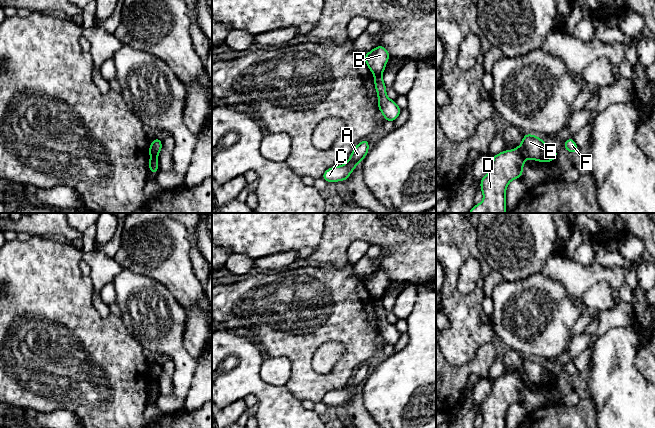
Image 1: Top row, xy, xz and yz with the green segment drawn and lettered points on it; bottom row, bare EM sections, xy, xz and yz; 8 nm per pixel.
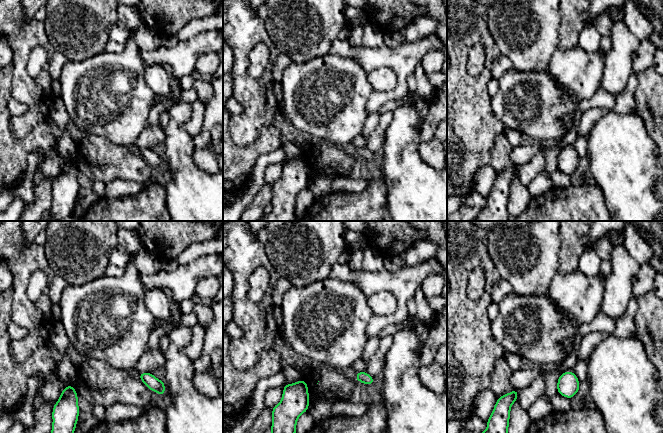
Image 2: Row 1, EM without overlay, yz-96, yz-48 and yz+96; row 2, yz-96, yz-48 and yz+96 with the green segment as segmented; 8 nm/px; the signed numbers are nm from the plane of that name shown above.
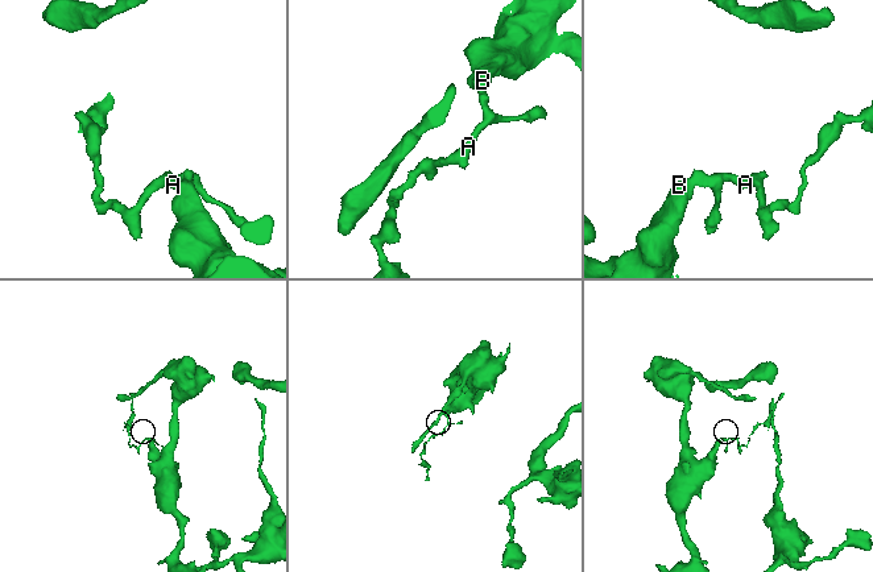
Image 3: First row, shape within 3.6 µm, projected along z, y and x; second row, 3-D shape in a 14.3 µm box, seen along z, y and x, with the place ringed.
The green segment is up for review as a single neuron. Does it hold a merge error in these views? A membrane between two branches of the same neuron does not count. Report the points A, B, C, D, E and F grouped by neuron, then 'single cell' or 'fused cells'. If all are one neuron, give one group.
groups A C E F / B D; fused cells

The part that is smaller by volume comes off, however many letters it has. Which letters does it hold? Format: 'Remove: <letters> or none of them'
Remove: A, C, E, F

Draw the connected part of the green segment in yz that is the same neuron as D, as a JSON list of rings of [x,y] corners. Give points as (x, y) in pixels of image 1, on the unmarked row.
[[[518,372],[492,380],[489,396],[480,404],[483,424],[479,428],[506,428],[508,408],[523,398],[525,383]]]

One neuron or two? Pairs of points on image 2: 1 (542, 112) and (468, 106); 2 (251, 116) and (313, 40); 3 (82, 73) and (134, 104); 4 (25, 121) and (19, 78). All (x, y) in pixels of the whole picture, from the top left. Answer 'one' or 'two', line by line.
1: two
2: two
3: one
4: one

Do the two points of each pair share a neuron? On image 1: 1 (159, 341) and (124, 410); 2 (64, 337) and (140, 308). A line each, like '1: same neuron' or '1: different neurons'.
1: different neurons
2: different neurons

